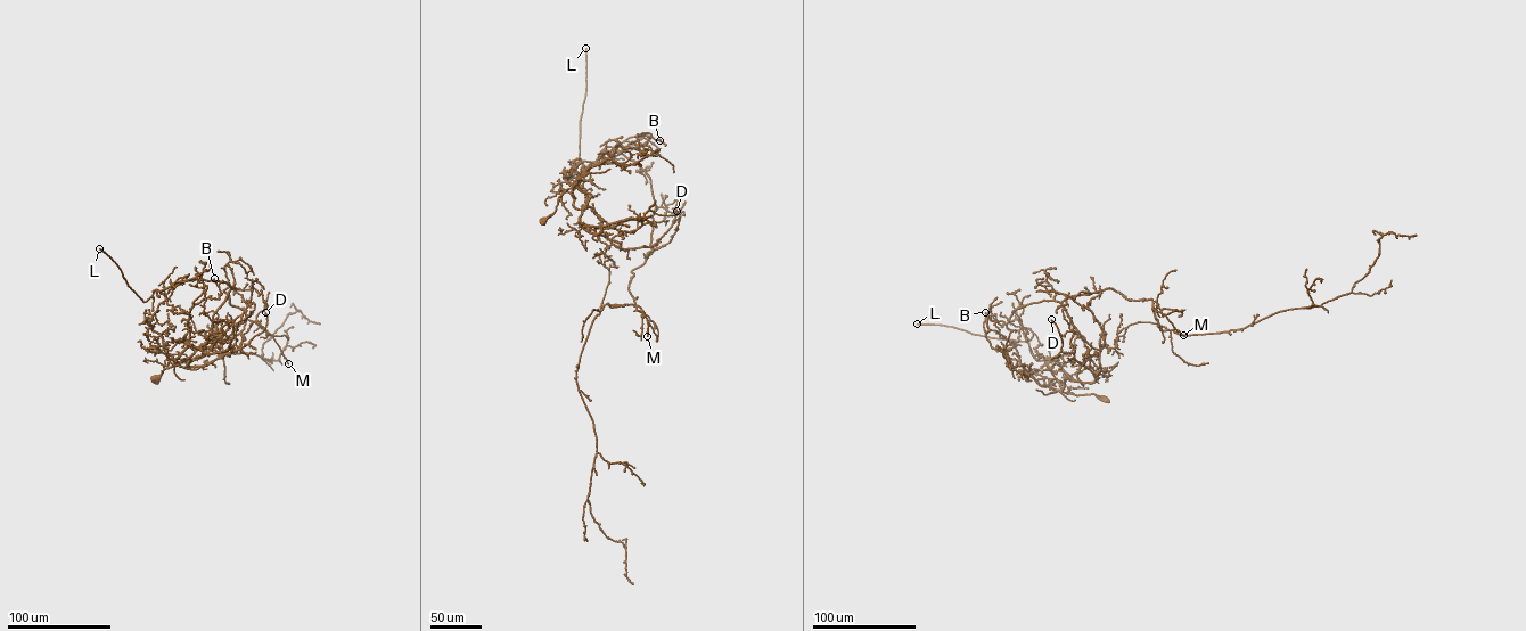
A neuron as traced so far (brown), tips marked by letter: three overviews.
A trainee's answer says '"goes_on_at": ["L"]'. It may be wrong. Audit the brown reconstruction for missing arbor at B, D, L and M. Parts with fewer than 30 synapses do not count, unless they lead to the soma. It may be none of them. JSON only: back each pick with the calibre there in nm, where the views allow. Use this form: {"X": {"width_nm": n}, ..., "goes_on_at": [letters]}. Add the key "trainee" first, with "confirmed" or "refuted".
{"trainee": "confirmed", "L": {"width_nm": 240}, "goes_on_at": ["L"]}

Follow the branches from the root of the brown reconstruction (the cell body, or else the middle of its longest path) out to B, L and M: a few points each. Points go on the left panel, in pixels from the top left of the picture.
B: (154, 379), (188, 347), (193, 306), (203, 298), (219, 297), (214, 278)
L: (154, 379), (188, 347), (189, 314), (173, 313), (156, 289), (144, 302), (99, 248)
M: (154, 379), (189, 344), (189, 314), (173, 313), (160, 292), (195, 279), (239, 289), (223, 291), (288, 363)

